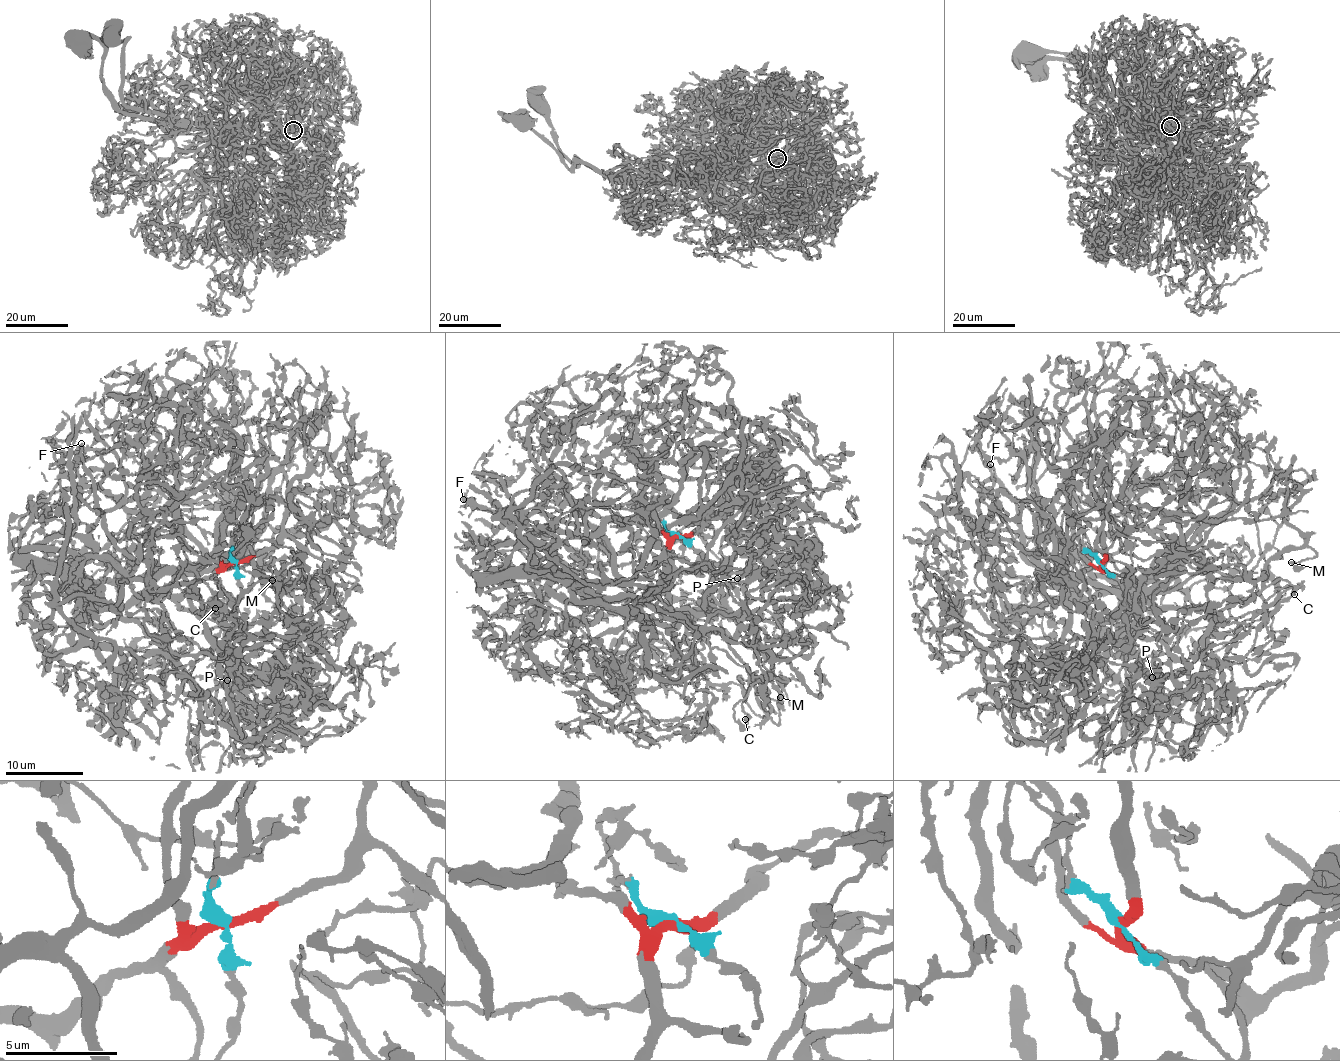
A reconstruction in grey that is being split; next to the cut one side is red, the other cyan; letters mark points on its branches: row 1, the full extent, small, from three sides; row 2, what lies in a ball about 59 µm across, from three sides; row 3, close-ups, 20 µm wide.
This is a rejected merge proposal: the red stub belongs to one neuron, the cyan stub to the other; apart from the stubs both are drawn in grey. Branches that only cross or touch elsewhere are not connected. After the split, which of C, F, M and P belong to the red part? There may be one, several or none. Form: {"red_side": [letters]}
{"red_side": ["C", "F", "M"]}

